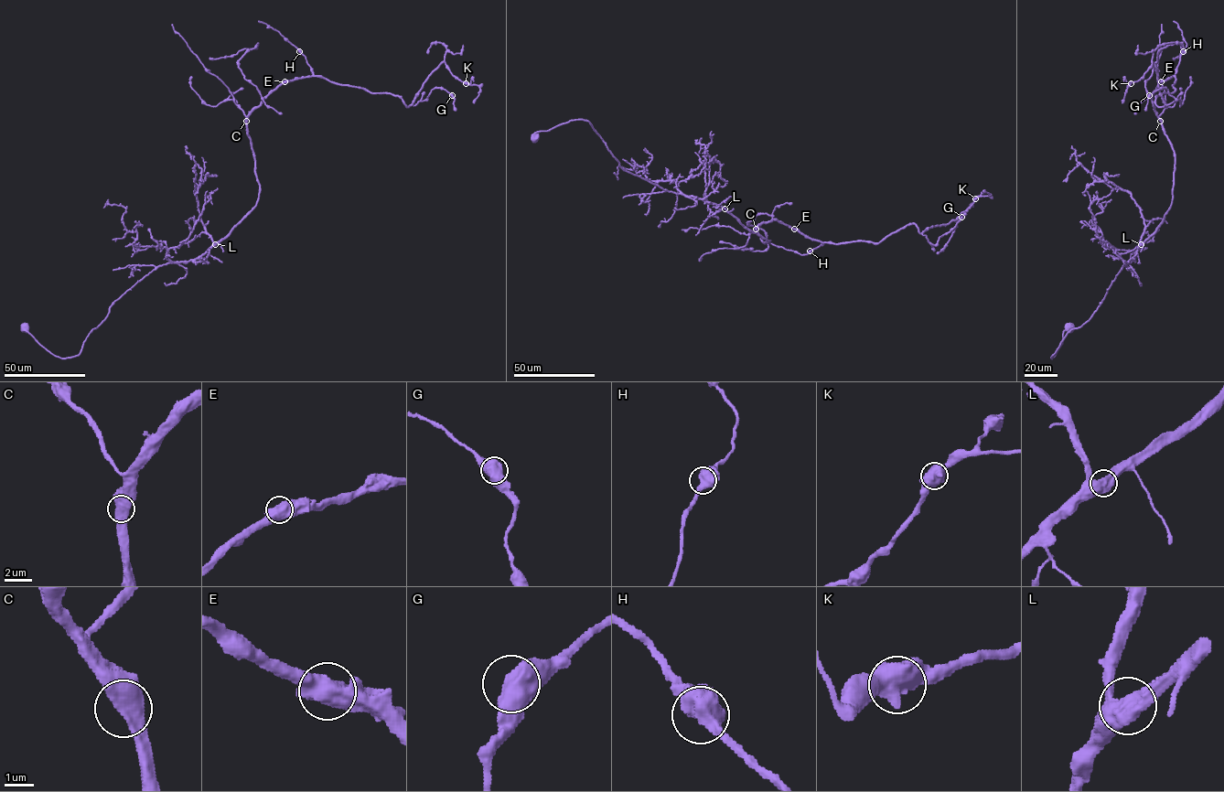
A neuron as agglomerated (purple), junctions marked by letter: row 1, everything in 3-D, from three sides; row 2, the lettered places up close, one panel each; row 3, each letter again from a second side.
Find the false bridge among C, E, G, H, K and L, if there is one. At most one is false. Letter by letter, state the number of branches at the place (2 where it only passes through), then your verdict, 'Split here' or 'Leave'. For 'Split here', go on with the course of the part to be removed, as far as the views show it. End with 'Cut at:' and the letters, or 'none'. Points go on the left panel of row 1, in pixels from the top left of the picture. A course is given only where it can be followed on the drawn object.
C: Branches: 2. Leave
E: Branches: 2. Leave
G: Branches: 2. Leave
H: Branches: 2. Leave
K: Branches: 2. Leave
L: Branches: 2. Leave
Cut at: none

